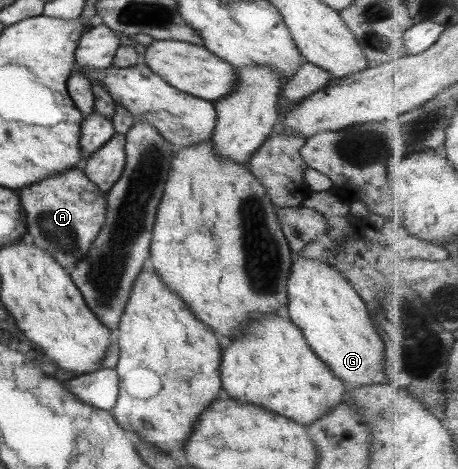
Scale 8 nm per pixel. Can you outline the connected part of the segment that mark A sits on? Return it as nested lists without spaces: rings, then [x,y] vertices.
[[[81,167],[70,168],[61,174],[50,175],[39,182],[19,189],[17,192],[23,208],[26,231],[33,239],[33,245],[44,250],[64,269],[76,264],[88,253],[97,233],[105,222],[106,195],[103,194],[86,176]]]

